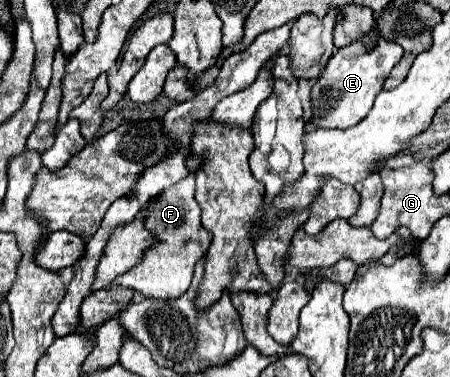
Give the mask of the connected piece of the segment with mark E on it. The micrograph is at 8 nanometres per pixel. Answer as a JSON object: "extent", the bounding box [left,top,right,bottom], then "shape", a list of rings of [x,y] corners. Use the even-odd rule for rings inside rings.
{"extent":[308,35,402,129],"shape":[[[378,35],[376,49],[370,53],[366,53],[360,43],[352,43],[344,49],[338,49],[330,57],[322,77],[316,81],[316,89],[320,89],[320,93],[312,95],[312,99],[310,99],[308,125],[316,127],[316,129],[318,127],[348,129],[348,127],[356,125],[372,109],[376,95],[382,91],[384,79],[388,77],[392,67],[400,61],[400,57],[402,57],[400,45],[392,45],[392,43],[384,41],[380,35]],[[324,89],[328,89],[328,91],[324,91]]]}

